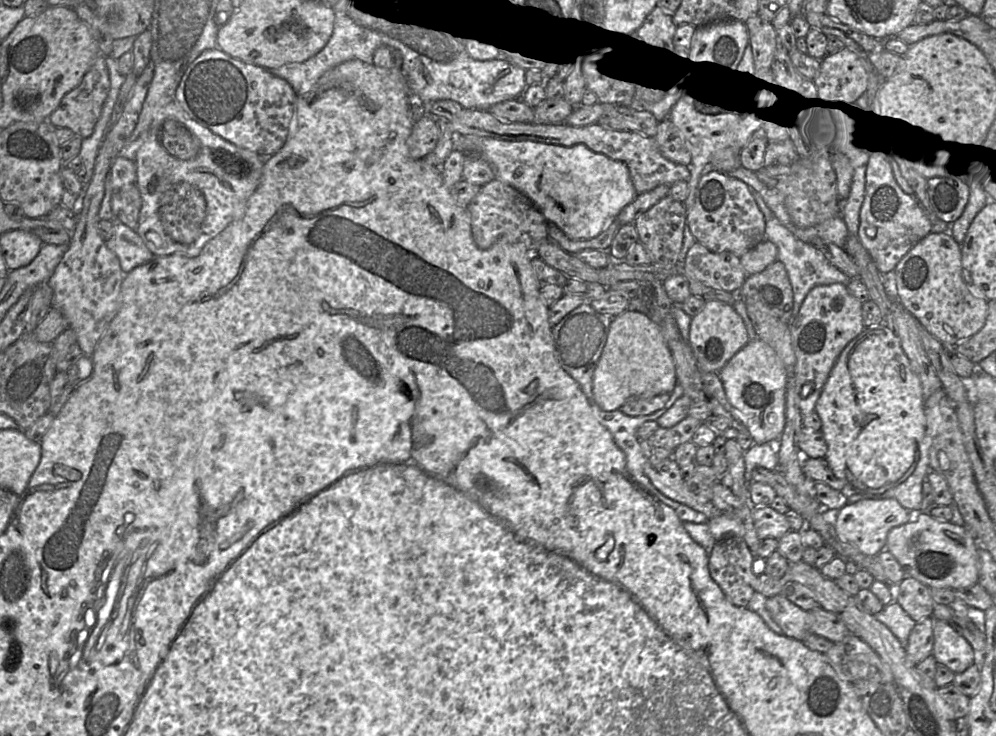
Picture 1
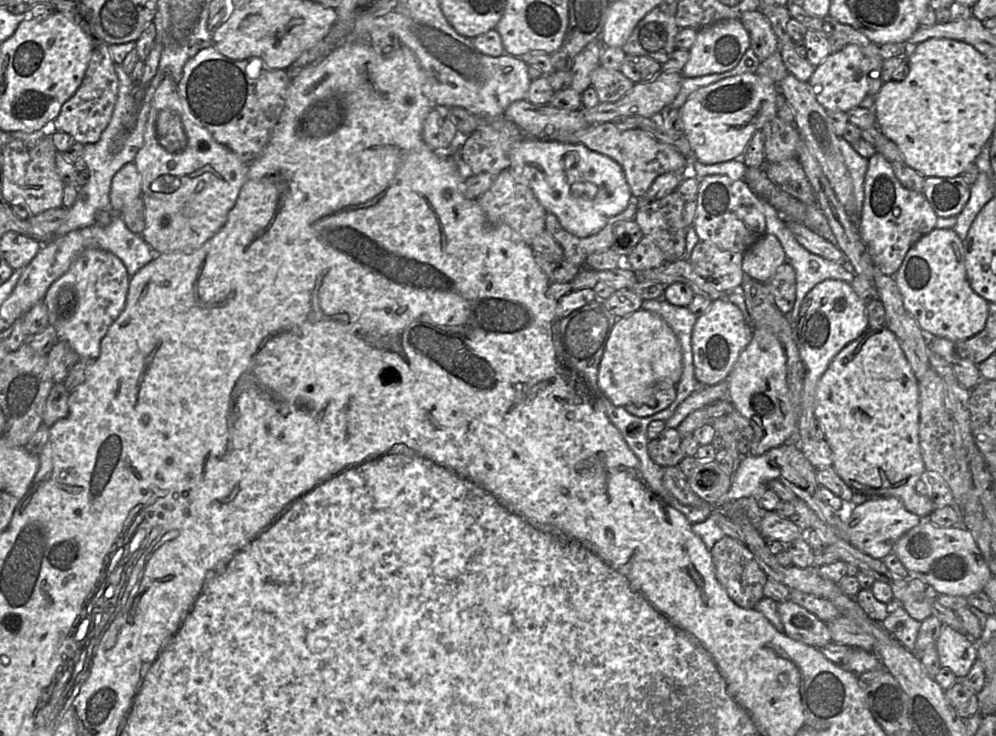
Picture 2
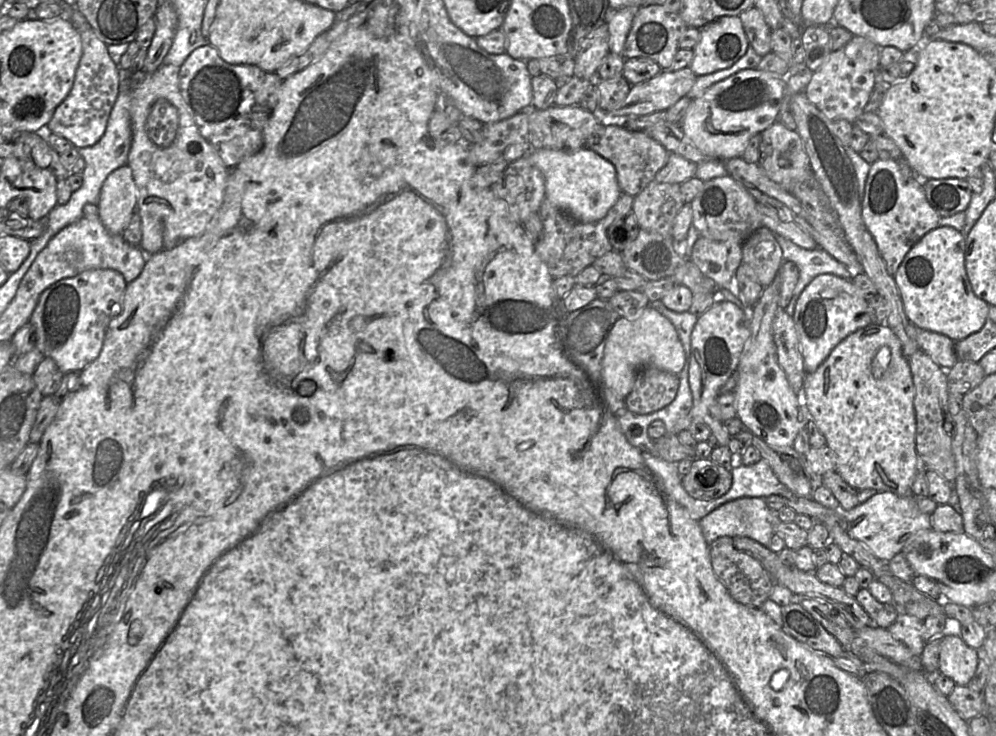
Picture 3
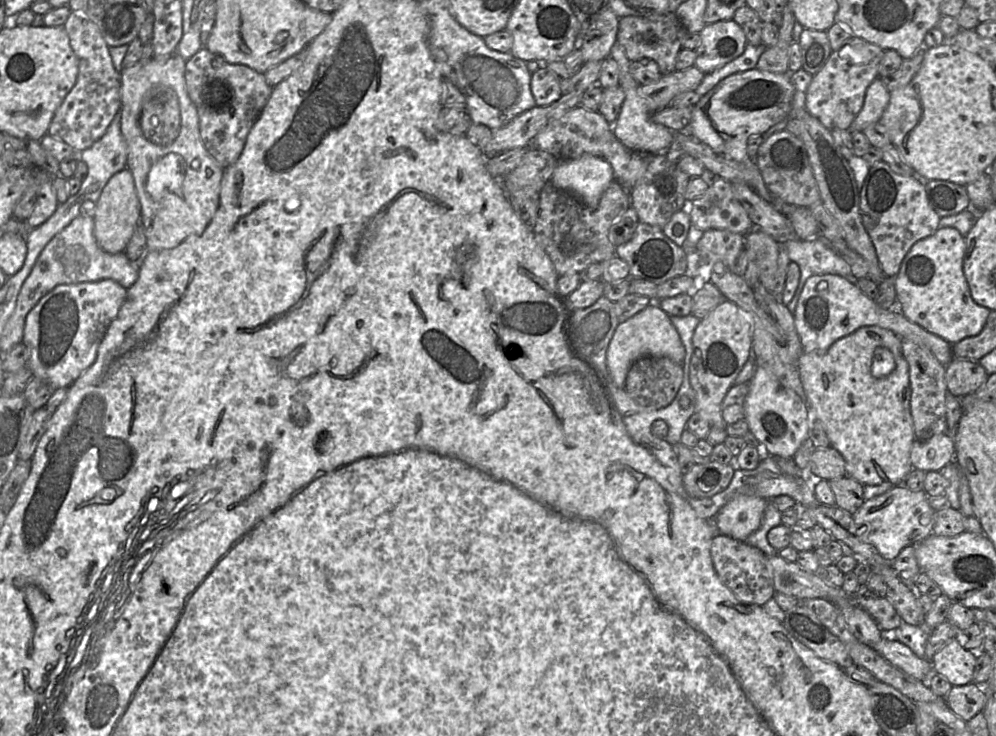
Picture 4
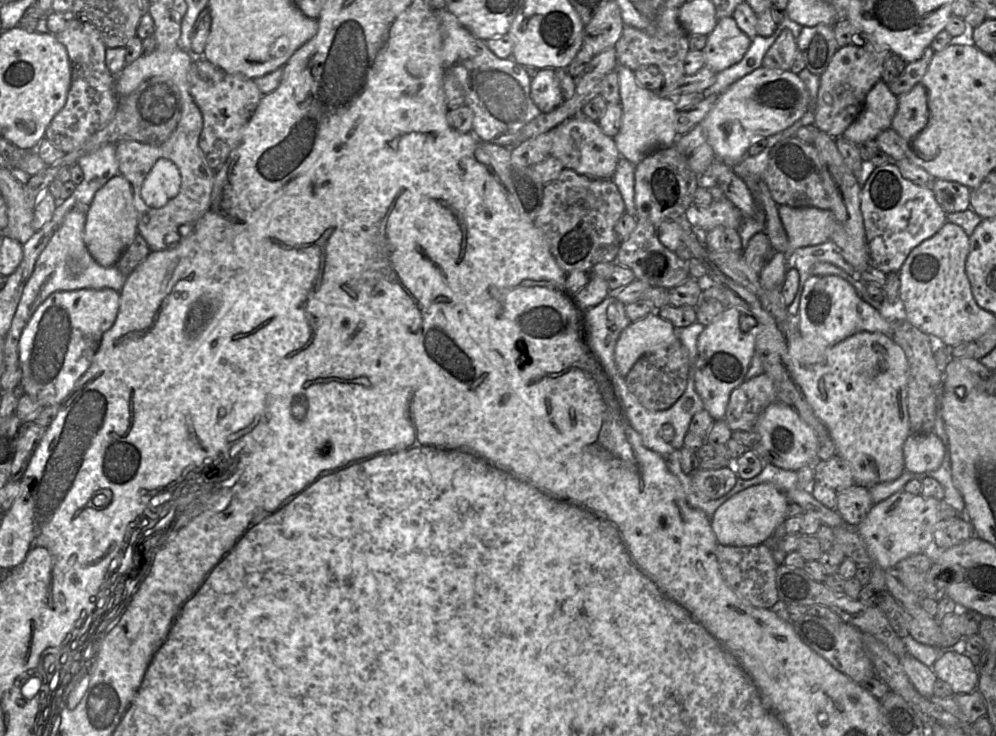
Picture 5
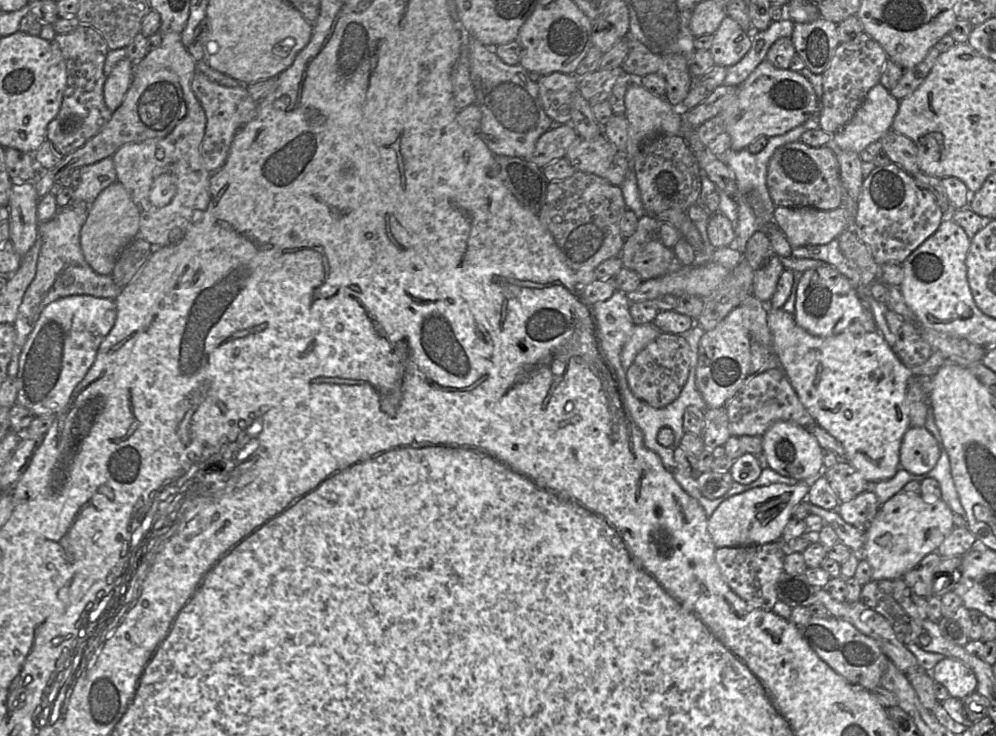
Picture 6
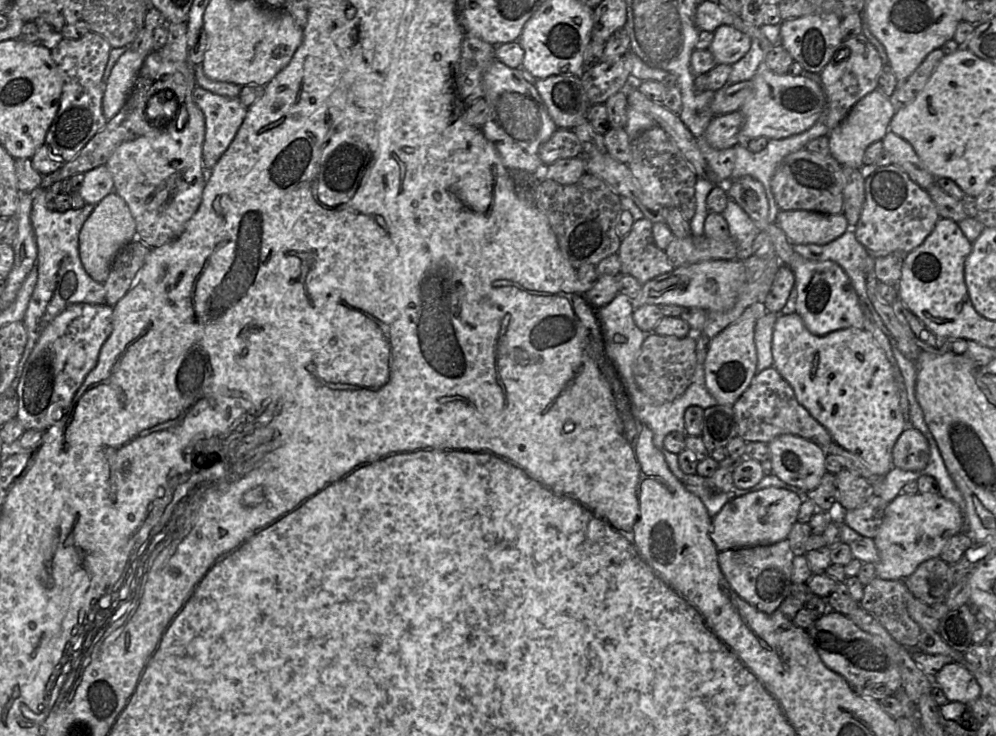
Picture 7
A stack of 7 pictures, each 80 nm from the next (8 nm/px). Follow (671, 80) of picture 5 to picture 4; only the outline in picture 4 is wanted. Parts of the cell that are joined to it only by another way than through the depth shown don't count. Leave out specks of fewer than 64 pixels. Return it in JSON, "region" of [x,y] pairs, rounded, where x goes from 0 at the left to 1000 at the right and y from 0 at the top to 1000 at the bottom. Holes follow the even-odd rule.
{"region":[[[675,16],[653,24],[631,22],[621,24],[618,57],[624,63],[633,86],[646,80],[656,82],[661,88],[664,102],[670,102],[678,96],[679,79],[686,67],[685,60],[690,46],[678,18]]]}

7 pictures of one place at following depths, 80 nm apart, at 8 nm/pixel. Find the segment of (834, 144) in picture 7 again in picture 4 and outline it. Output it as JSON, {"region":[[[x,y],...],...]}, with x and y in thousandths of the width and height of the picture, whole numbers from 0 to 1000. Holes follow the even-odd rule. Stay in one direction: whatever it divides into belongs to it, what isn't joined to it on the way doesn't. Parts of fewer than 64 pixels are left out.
{"region":[[[886,105],[880,106],[871,118],[867,143],[854,168],[852,177],[866,178],[873,168],[884,164],[894,137],[894,124],[888,114]]]}

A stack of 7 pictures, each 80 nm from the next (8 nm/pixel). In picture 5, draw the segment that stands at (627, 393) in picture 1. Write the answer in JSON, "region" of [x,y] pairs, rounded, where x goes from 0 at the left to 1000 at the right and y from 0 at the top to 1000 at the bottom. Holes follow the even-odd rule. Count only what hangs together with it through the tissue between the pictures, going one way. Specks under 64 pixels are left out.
{"region":[[[659,423],[634,438],[622,452],[616,474],[616,489],[621,507],[628,514],[645,482],[668,473],[679,462],[682,462],[679,446],[661,429]]]}

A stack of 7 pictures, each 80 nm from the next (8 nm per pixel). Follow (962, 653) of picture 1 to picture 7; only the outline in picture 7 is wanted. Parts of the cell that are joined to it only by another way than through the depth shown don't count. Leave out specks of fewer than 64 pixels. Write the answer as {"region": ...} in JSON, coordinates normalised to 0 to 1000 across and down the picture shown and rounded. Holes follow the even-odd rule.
{"region":[[[968,901],[950,902],[940,916],[938,927],[954,954],[973,957],[984,947],[984,931]]]}

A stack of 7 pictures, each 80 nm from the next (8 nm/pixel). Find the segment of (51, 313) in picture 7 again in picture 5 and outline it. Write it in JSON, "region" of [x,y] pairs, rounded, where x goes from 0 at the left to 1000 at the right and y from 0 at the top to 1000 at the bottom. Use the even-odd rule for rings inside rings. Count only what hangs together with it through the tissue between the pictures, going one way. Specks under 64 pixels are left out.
{"region":[[[76,284],[66,291],[60,308],[54,315],[46,336],[36,353],[34,368],[24,389],[18,417],[4,463],[5,497],[19,497],[19,465],[21,454],[36,420],[54,397],[79,393],[110,391],[120,397],[128,380],[113,360],[104,363],[98,359],[89,344],[83,317],[86,292]]]}

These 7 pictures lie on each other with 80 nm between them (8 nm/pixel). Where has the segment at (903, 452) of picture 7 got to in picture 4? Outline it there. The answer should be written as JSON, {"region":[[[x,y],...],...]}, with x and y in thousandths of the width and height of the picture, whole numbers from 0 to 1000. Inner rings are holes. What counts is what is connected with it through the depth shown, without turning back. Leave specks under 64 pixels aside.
{"region":[[[950,590],[918,598],[914,611],[914,628],[920,639],[944,640],[954,628],[959,628],[958,598]]]}

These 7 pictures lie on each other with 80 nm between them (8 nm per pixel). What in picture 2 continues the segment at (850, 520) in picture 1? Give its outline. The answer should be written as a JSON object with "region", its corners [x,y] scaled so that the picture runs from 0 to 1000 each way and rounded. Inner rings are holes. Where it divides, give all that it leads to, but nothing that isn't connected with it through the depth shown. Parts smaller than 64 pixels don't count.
{"region":[[[878,674],[860,686],[856,693],[841,696],[847,711],[848,732],[864,750],[879,760],[887,760],[896,751],[898,739],[911,721],[921,715],[926,704],[912,694],[898,674]]]}

